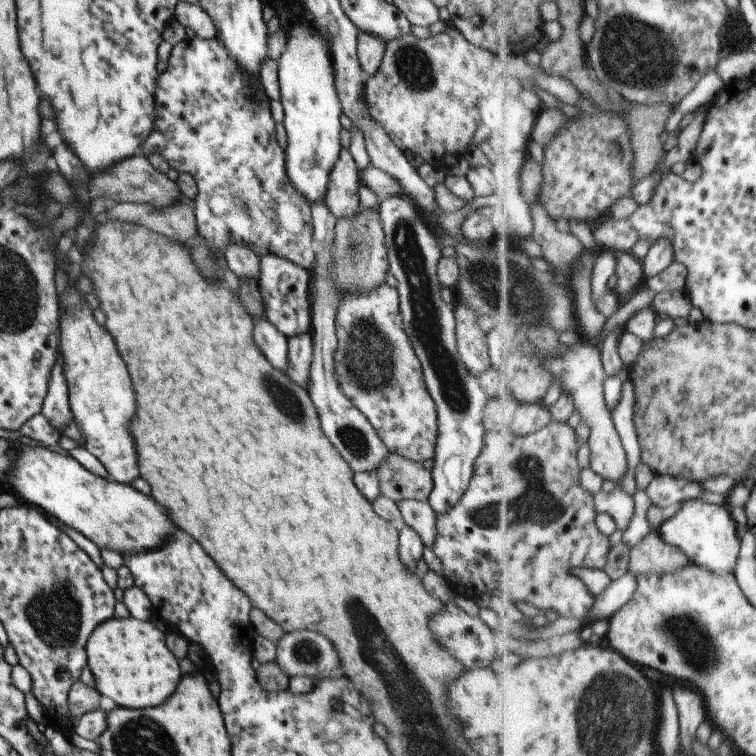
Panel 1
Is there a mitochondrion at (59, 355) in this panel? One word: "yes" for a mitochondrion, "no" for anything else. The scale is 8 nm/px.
no

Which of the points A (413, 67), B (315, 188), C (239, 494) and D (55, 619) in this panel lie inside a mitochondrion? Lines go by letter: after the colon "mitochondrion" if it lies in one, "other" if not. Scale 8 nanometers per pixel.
A: mitochondrion
B: other
C: other
D: mitochondrion

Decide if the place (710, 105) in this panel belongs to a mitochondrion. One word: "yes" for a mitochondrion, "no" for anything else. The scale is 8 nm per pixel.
no

